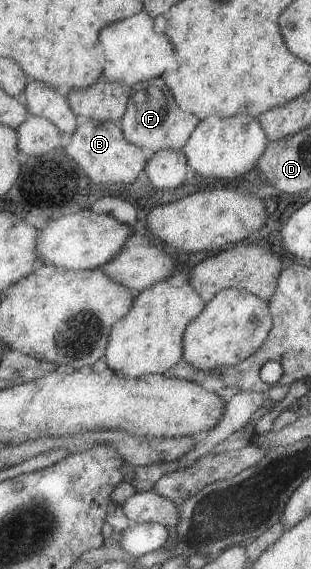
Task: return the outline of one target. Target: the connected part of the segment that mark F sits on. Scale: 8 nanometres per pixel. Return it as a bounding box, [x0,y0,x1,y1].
[118,77,199,154]

